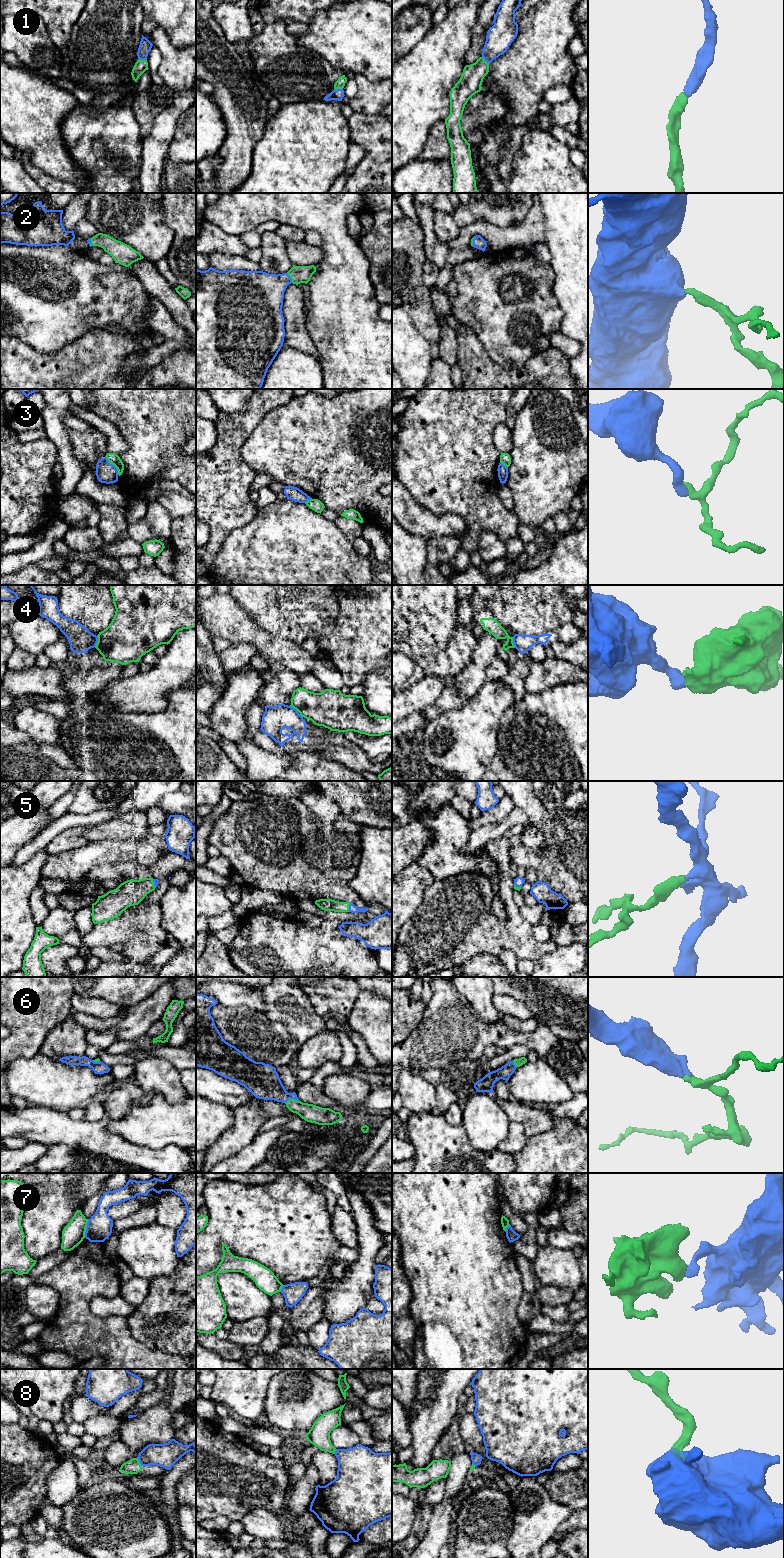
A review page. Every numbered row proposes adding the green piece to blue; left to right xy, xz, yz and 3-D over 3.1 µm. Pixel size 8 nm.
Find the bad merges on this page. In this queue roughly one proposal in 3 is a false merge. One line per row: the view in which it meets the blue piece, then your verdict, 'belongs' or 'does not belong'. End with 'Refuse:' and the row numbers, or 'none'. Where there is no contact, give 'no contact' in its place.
1: meets blue in xy; belongs
2: meets blue in xz; belongs
3: meets blue in xy; does not belong
4: meets blue in xy; does not belong
5: meets blue in xz; belongs
6: meets blue in xz; belongs
7: meets blue in xy; does not belong
8: meets blue in xy; does not belong
Refuse: 3, 4, 7, 8

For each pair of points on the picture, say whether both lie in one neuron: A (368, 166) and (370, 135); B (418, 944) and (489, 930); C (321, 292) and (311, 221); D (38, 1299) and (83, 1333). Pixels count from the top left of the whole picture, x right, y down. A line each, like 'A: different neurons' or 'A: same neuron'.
A: same neuron
B: same neuron
C: same neuron
D: different neurons

